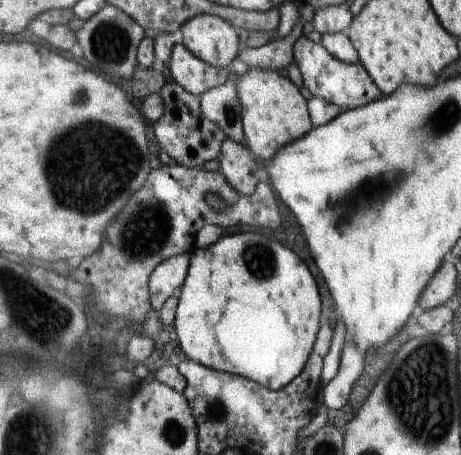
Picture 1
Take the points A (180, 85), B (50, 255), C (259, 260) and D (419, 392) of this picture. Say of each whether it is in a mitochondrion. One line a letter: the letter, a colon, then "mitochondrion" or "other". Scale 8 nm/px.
A: other
B: other
C: mitochondrion
D: mitochondrion

